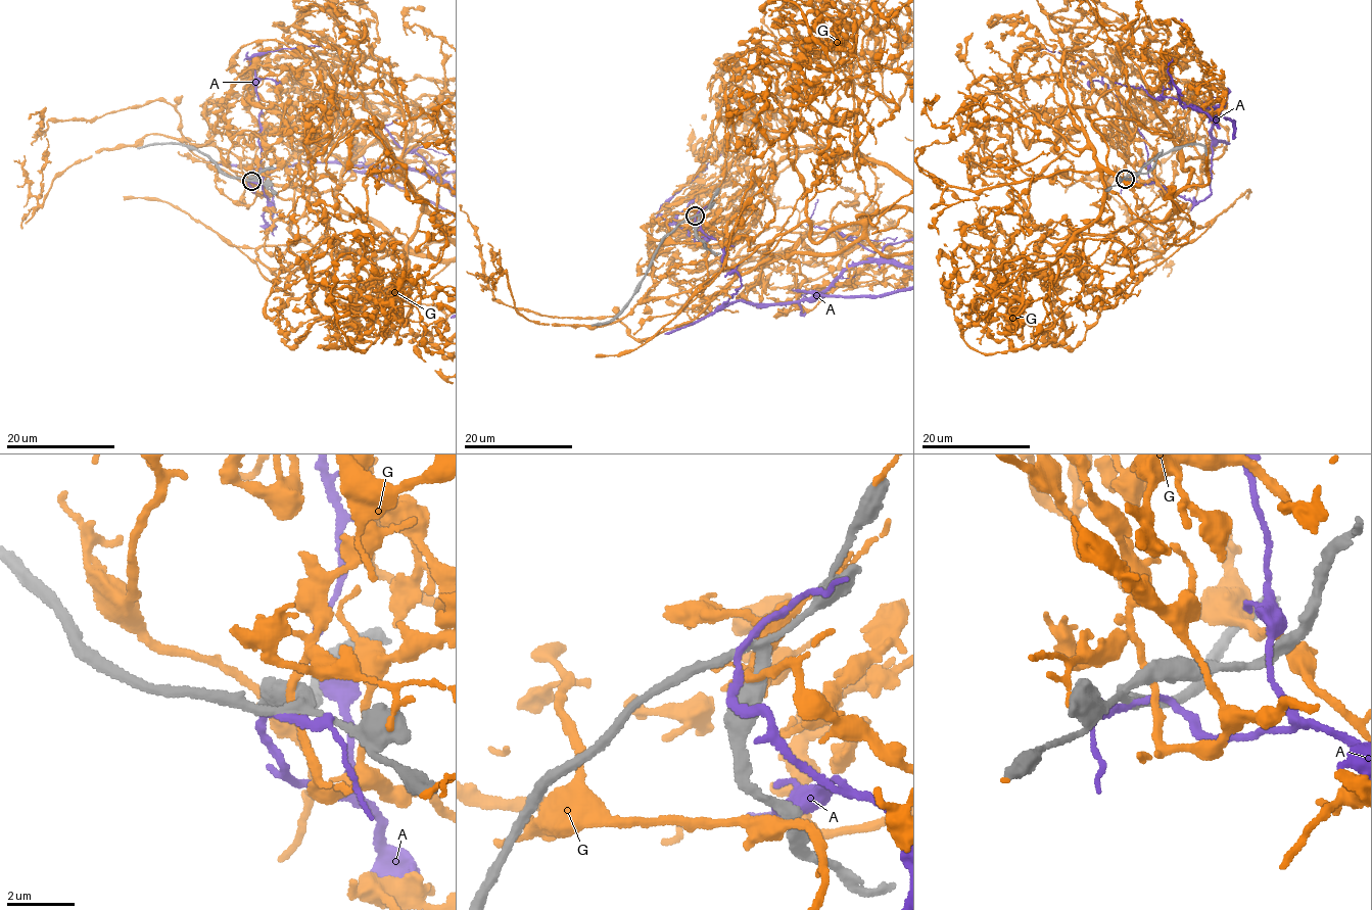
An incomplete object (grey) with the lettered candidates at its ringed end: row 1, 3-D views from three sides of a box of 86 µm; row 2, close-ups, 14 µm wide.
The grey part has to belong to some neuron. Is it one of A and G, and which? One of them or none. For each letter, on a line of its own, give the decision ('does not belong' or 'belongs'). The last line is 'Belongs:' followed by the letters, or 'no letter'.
A: belongs
G: does not belong
Belongs: A

